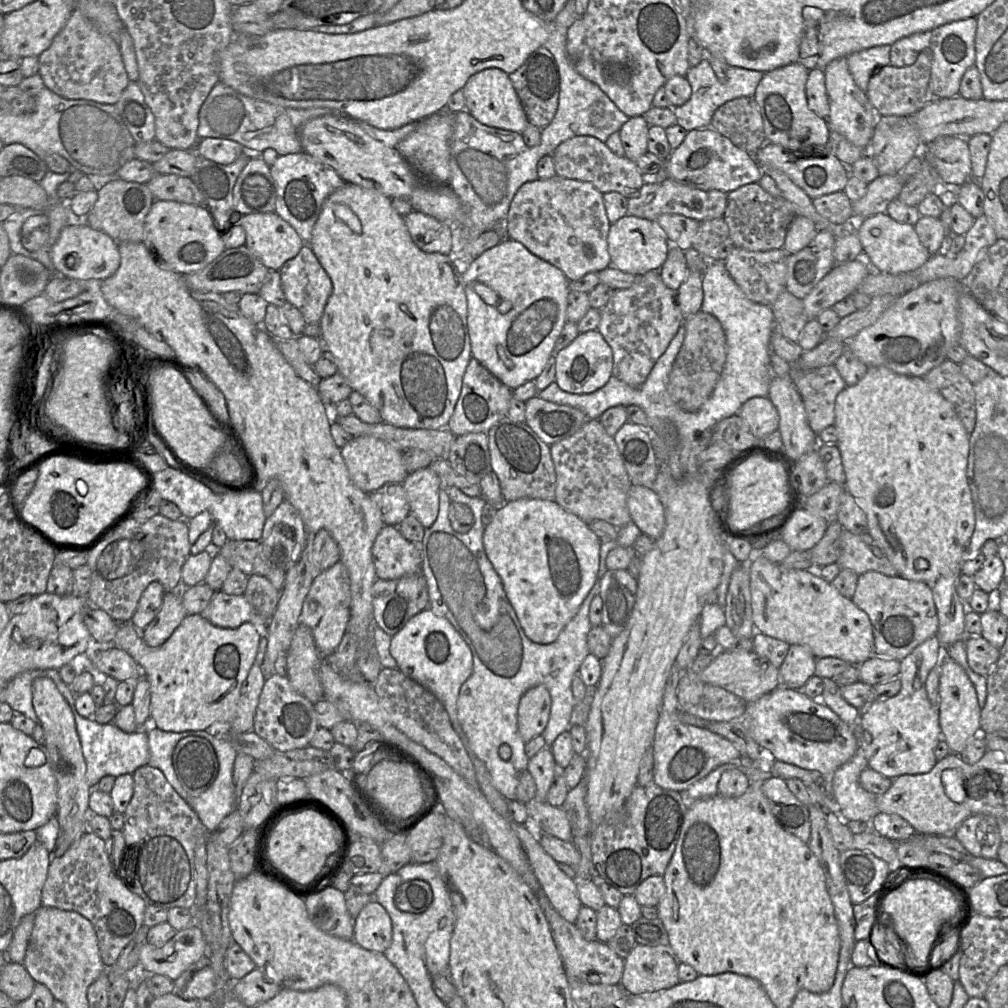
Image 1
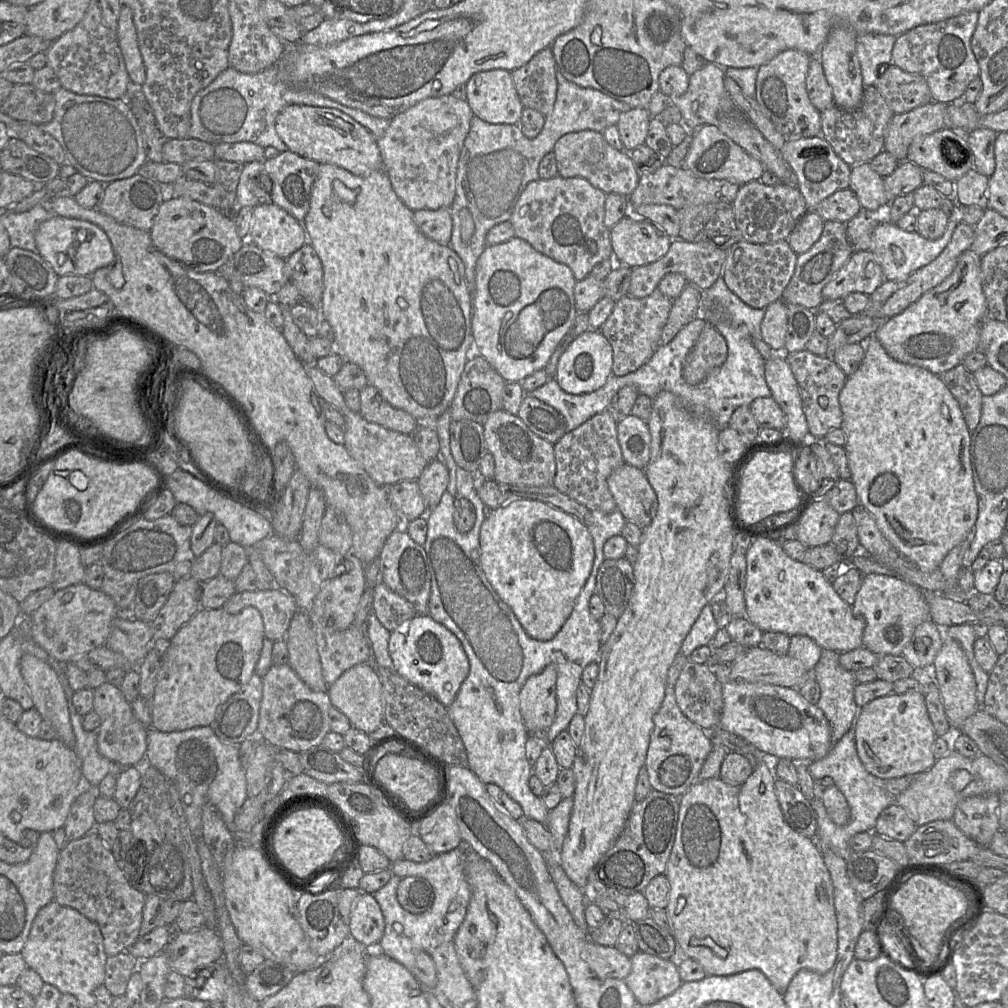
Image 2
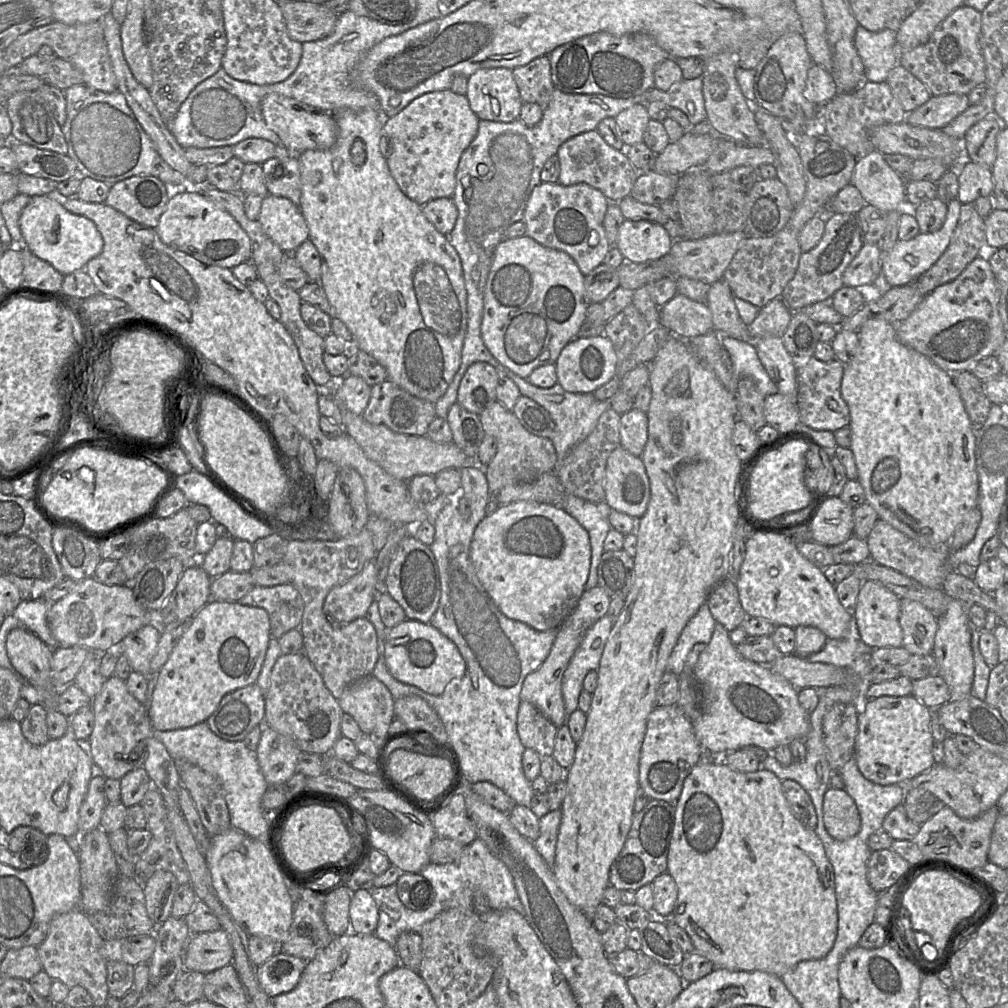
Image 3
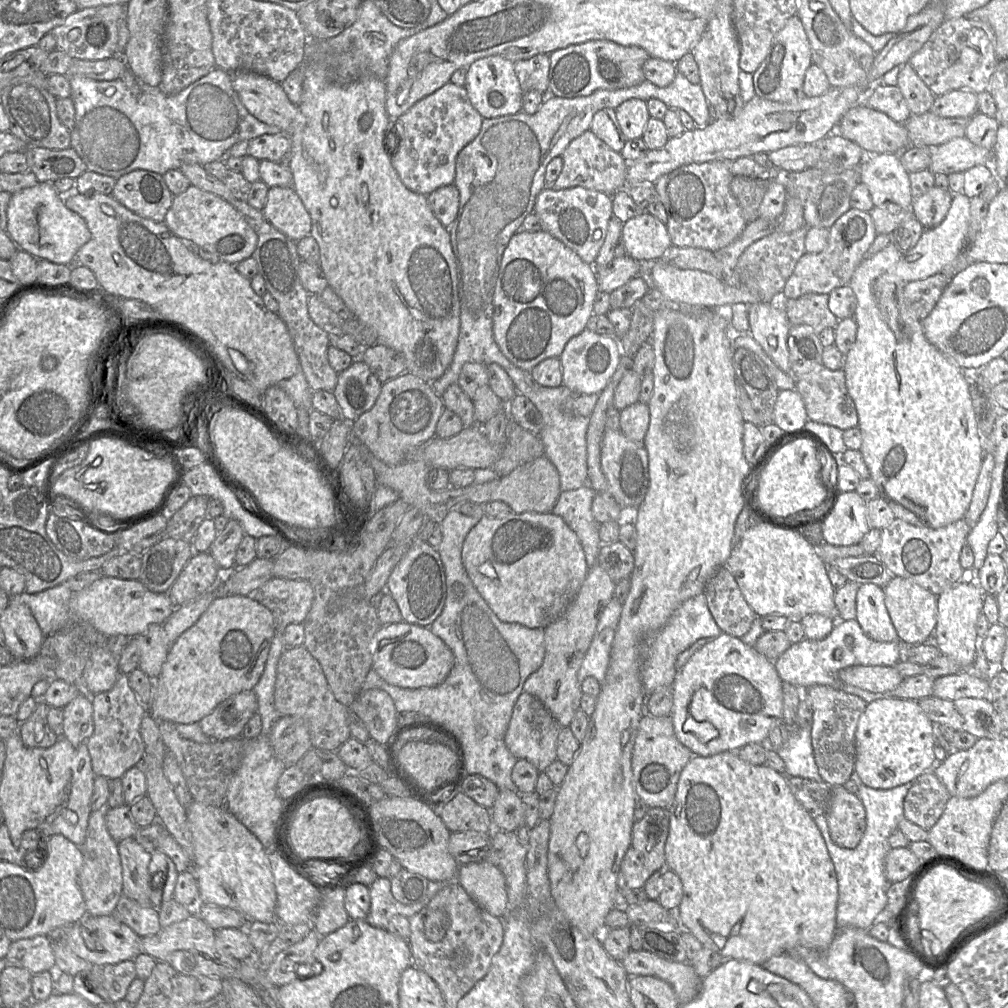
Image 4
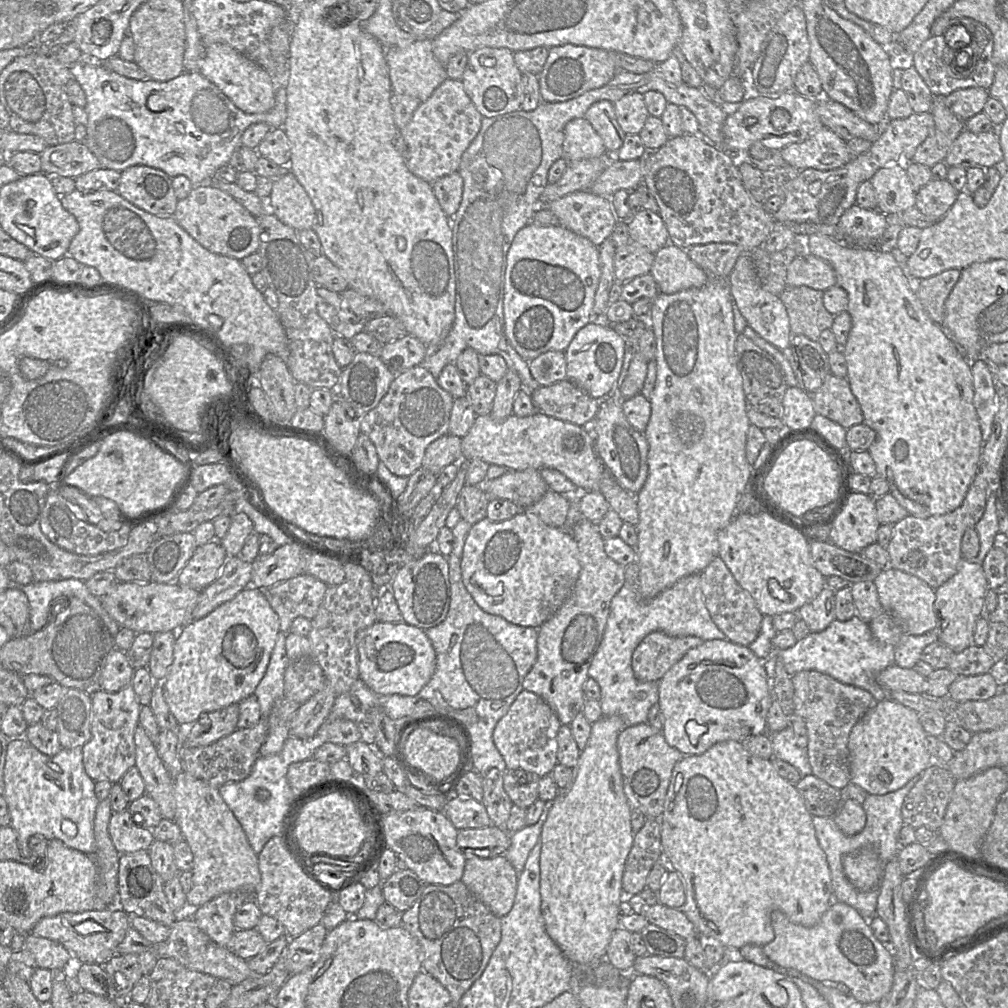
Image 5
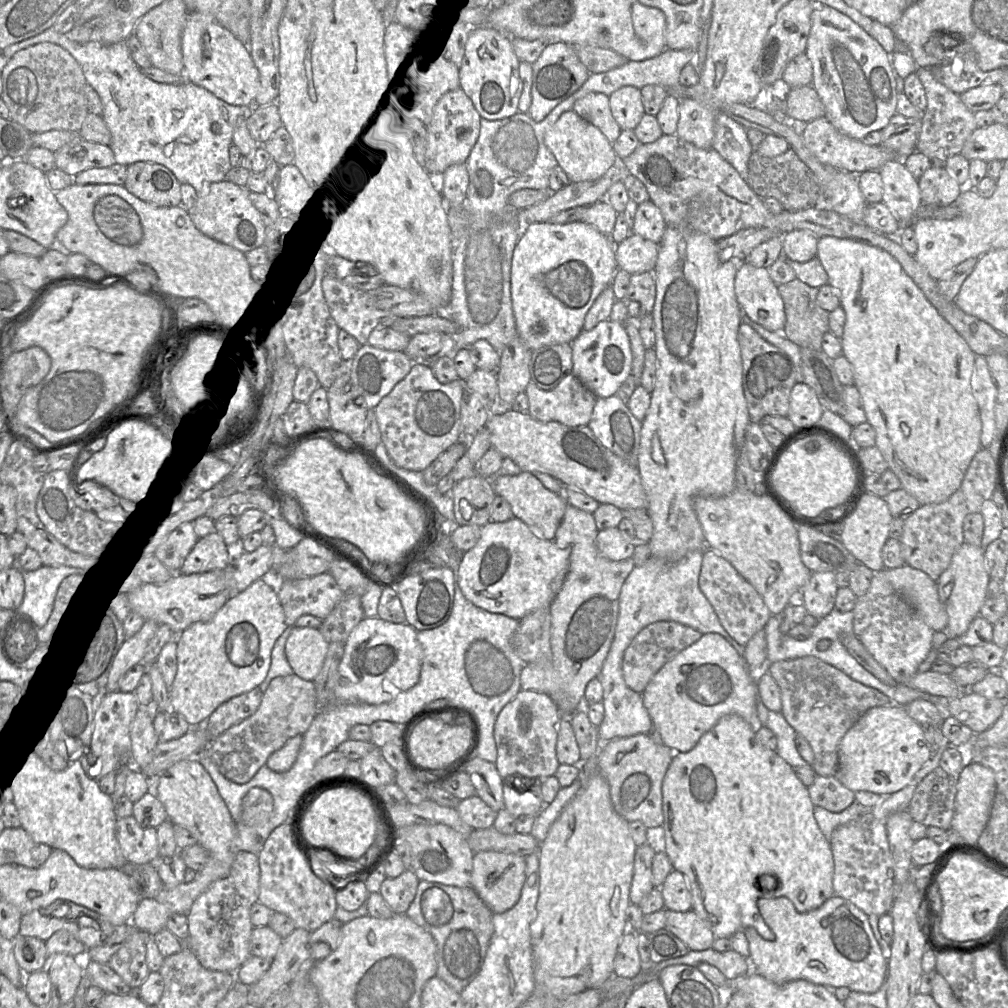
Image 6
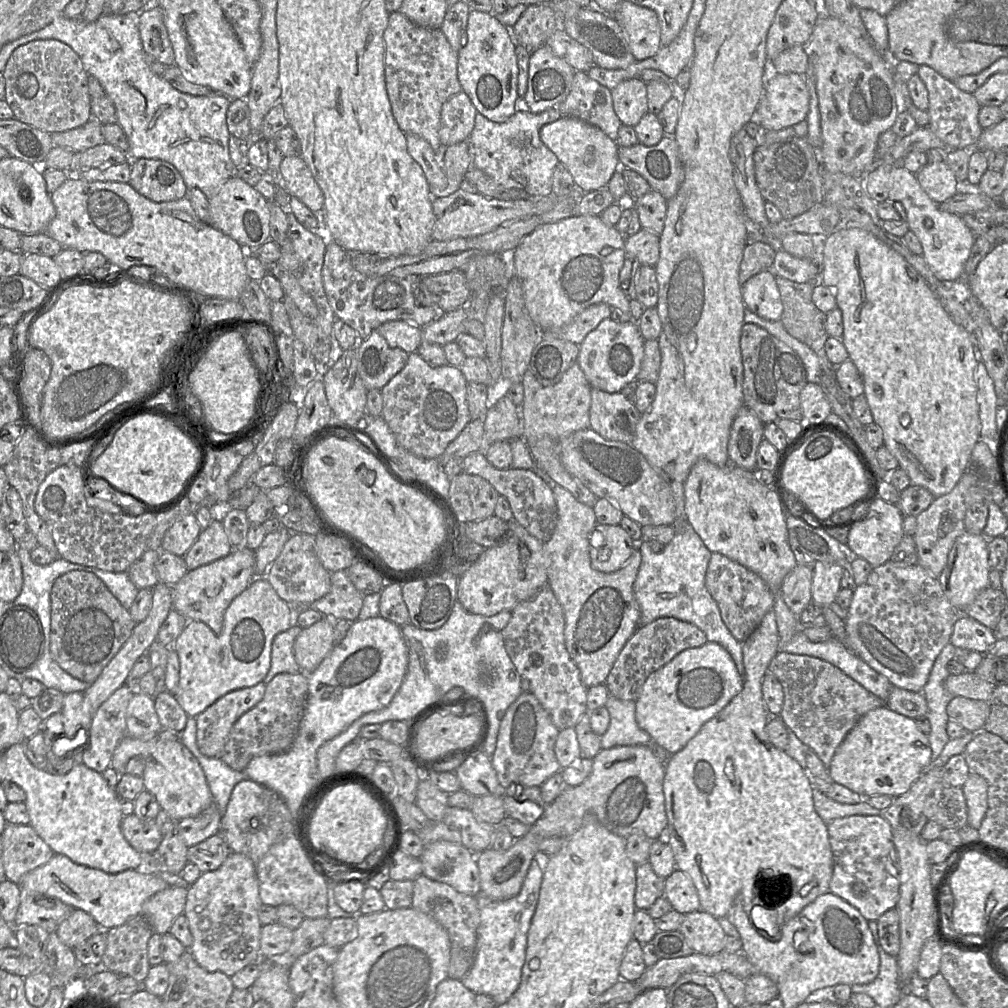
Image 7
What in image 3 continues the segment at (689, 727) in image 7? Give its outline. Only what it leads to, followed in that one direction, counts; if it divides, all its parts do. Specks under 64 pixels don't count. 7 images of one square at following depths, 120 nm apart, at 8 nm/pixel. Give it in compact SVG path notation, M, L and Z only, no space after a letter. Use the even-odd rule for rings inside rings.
M716 622L710 642L693 668L703 697L701 717L692 722L703 748L713 757L742 748L759 747L772 752L795 739L805 739L810 715L798 701L798 689L774 673L769 665L743 658L725 627Z

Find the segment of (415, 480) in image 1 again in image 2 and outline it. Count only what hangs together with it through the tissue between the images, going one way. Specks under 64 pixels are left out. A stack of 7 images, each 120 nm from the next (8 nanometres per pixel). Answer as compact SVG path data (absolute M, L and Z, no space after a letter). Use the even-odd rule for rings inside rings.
M440 459L430 461L417 479L427 509L435 509L449 483L449 472Z

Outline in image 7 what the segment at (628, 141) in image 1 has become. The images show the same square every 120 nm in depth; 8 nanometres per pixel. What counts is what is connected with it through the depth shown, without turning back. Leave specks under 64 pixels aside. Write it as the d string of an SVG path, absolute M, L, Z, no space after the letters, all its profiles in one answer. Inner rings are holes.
M640 78L620 82L611 94L614 111L624 125L634 127L648 112L646 83Z

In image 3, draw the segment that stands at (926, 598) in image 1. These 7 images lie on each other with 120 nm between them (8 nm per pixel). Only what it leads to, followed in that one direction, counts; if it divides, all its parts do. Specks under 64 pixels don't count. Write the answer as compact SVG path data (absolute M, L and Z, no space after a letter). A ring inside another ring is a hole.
M862 581L854 615L854 627L867 645L873 648L903 646L903 630L899 617L900 598L895 593L879 581Z

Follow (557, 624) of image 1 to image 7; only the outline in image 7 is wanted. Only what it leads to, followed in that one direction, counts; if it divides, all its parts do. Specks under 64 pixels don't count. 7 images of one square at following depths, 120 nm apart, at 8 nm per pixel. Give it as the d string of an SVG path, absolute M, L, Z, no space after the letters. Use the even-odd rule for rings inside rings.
M513 517L507 523L506 540L487 548L459 577L457 600L471 614L493 616L501 611L511 612L517 604L548 585L548 559L543 542L530 535Z

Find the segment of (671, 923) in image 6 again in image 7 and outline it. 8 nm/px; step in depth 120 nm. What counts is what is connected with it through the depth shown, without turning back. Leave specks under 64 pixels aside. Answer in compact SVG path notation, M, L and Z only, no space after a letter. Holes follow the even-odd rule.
M700 909L683 915L678 929L694 952L712 955L725 950L725 932L717 918Z

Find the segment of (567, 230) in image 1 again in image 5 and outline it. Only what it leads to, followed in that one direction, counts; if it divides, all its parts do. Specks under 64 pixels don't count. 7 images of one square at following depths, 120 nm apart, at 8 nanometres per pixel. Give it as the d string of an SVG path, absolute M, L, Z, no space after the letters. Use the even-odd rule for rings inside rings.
M575 191L541 206L546 206L553 212L559 220L558 225L589 239L596 246L610 237L618 220L610 197L599 196L590 191Z

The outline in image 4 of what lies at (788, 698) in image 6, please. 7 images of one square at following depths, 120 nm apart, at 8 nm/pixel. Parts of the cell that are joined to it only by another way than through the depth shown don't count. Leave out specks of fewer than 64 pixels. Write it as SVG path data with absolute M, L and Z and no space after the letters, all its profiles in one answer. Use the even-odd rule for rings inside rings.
M815 685L803 691L813 709L812 746L822 782L830 787L843 786L855 775L855 733L867 703L860 697L827 685Z

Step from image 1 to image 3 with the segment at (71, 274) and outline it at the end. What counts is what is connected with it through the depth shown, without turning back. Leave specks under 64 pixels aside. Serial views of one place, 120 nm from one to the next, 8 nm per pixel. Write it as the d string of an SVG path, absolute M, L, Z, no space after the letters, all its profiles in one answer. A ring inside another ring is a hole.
M55 195L32 197L21 213L19 226L25 247L38 258L51 264L63 275L85 269L87 262L99 255L103 249L103 238L94 222L87 217L66 210Z

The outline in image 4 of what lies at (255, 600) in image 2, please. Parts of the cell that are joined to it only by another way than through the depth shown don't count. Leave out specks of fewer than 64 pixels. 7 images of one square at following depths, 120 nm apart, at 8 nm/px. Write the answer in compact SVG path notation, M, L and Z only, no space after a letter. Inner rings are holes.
M273 577L249 596L271 611L276 633L283 634L289 624L304 622L314 591L308 580Z

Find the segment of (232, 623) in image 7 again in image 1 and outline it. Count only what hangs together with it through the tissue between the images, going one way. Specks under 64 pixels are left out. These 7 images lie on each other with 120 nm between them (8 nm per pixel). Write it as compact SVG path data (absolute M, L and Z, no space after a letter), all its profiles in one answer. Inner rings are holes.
M201 614L186 615L186 617L181 621L180 625L174 630L172 635L159 647L151 648L145 644L142 639L141 631L137 630L131 622L118 623L118 629L113 639L113 646L124 650L139 665L142 674L148 679L150 683L150 721L151 724L156 728L168 732L184 732L192 730L206 730L213 724L228 724L233 717L237 702L240 697L240 690L244 680L247 678L248 673L255 662L257 655L259 641L261 635L266 636L266 626L264 630L257 628L251 622L245 622L237 628L222 628L213 625L207 619L205 619Z

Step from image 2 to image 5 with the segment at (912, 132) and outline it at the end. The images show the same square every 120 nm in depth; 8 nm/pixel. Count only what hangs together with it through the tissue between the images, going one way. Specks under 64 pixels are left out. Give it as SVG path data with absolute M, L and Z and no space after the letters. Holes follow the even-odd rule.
M978 87L958 89L945 96L947 108L964 122L983 111L990 97L988 90Z

